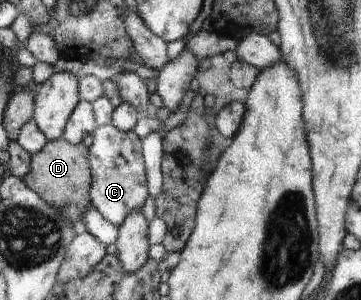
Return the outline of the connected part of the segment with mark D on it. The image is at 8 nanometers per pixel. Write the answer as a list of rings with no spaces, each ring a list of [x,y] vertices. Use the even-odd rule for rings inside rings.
[[[63,139],[48,141],[37,154],[32,155],[32,171],[23,179],[46,203],[59,209],[78,230],[82,229],[81,219],[91,203],[90,185],[93,183],[88,147]]]

